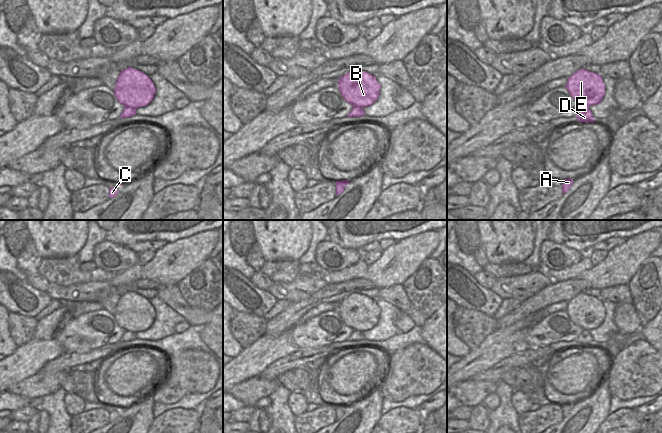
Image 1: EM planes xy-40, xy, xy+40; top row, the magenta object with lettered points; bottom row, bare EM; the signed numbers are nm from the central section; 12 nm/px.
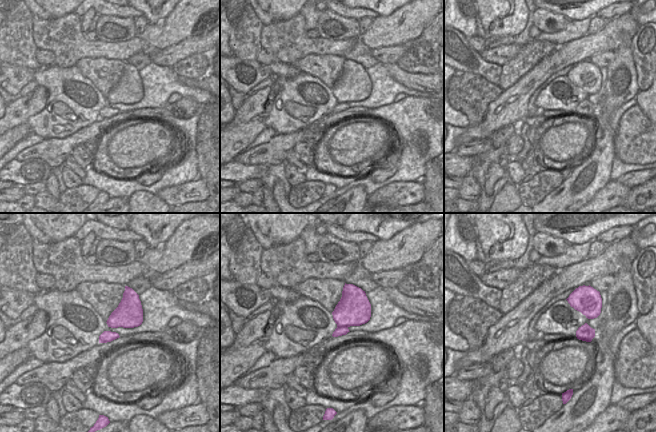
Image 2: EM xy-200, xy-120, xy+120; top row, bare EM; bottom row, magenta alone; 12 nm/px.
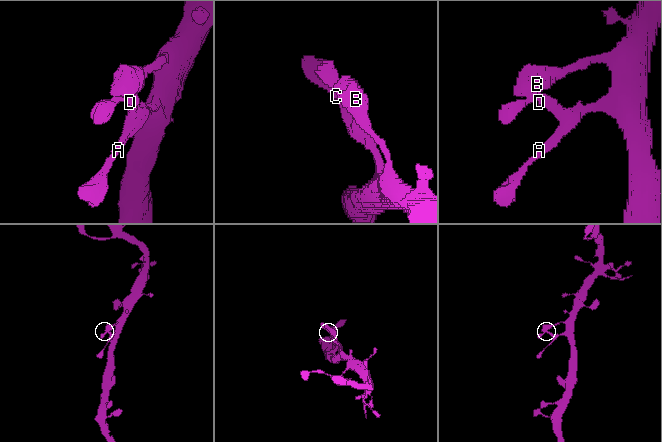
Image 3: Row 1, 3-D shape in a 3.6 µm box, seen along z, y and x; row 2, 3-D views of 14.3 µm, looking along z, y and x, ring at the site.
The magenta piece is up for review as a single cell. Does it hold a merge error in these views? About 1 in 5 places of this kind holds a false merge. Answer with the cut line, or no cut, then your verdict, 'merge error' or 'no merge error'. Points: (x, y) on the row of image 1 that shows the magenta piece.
no cut; no merge error

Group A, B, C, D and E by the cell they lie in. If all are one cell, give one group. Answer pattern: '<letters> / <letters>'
A B C D E

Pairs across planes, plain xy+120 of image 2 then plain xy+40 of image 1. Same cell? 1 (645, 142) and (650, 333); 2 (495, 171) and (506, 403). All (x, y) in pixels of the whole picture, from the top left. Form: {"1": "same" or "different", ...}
{"1": "different", "2": "different"}

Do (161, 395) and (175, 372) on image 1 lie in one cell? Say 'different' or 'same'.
same

